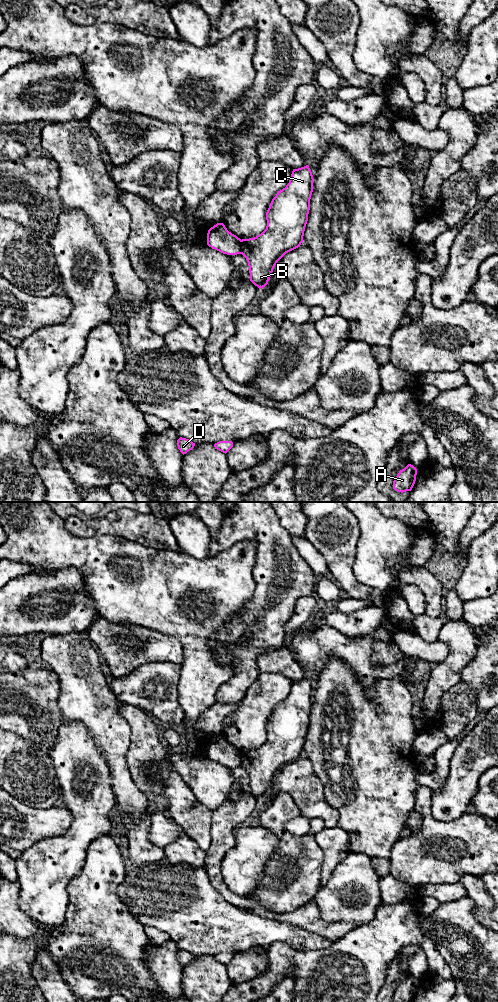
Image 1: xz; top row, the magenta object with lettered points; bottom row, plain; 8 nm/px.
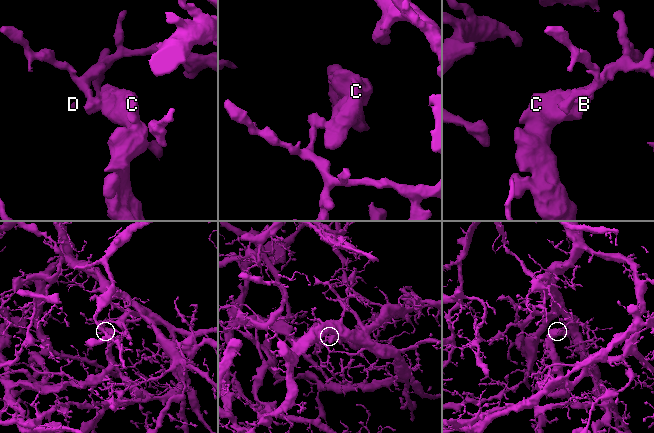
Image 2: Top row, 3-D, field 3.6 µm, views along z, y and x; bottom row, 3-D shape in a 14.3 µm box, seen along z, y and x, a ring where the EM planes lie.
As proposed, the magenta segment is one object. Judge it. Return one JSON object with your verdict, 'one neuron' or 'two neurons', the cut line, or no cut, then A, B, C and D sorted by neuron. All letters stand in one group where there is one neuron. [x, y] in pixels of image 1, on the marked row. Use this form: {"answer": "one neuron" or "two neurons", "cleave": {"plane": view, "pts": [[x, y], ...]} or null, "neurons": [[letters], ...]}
{"answer": "two neurons", "cleave": {"plane": "xz", "pts": [[241, 240], [240, 253]]}, "neurons": [["A", "D"], ["B", "C"]]}

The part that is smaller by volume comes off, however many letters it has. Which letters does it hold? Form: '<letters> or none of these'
B, C

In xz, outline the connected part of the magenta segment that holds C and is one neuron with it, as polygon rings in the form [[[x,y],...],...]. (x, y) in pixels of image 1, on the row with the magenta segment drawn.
[[[308,165],[293,169],[289,183],[278,191],[266,212],[266,229],[254,238],[240,241],[241,254],[249,266],[250,281],[259,289],[268,284],[277,262],[288,252],[300,247],[310,210],[313,175]]]

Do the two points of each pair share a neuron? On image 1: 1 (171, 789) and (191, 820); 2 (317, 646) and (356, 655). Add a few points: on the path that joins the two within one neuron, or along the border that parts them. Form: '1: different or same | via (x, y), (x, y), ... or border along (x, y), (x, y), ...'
1: same | via (178, 797), (188, 812)
2: same | via (327, 646), (343, 646), (346, 648)

